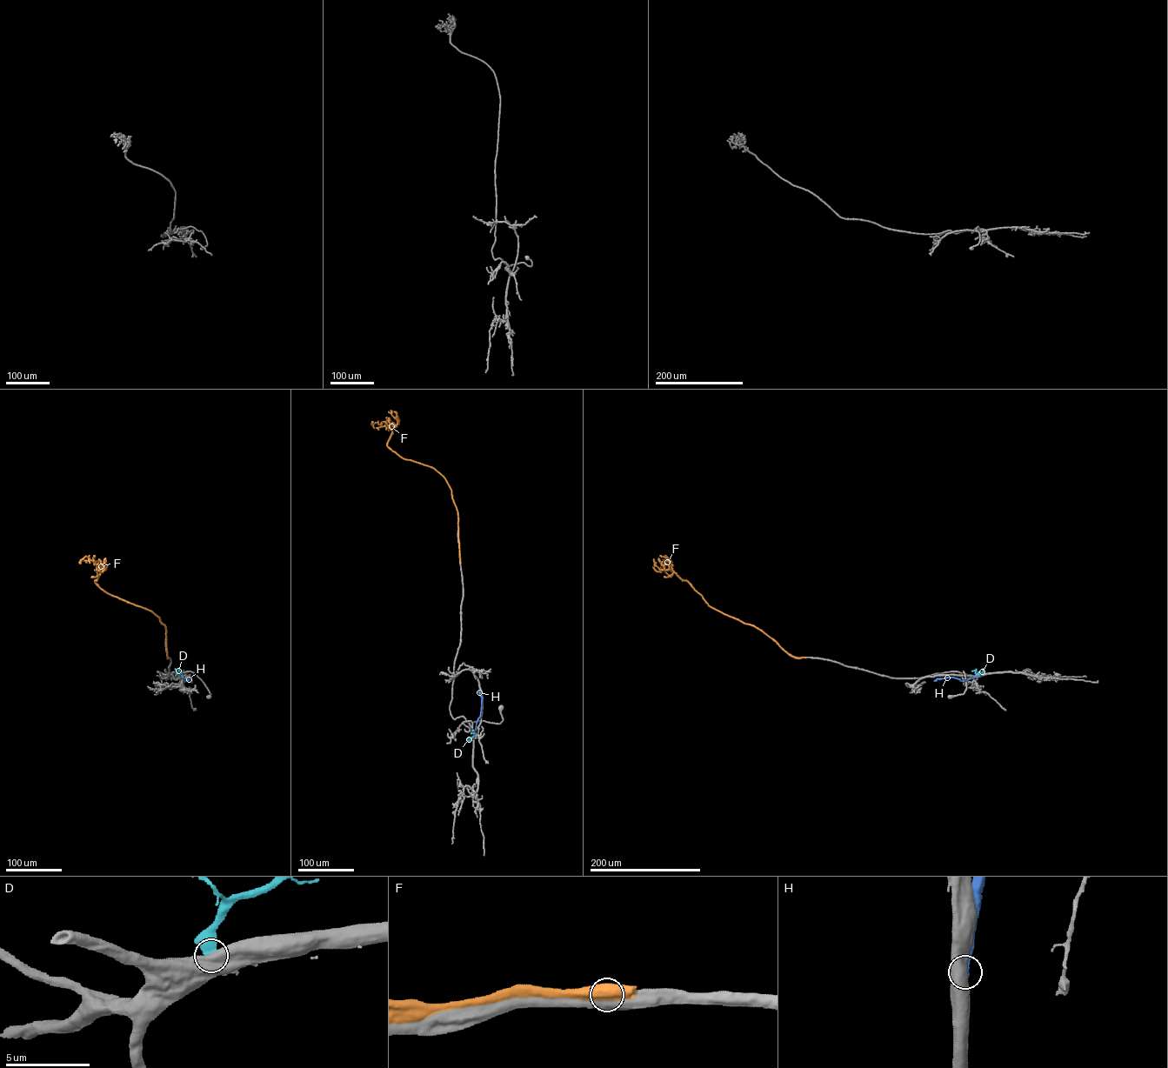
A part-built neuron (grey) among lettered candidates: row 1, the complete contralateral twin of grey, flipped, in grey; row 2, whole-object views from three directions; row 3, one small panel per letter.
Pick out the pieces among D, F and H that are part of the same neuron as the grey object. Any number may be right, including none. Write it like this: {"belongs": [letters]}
{"belongs": []}

